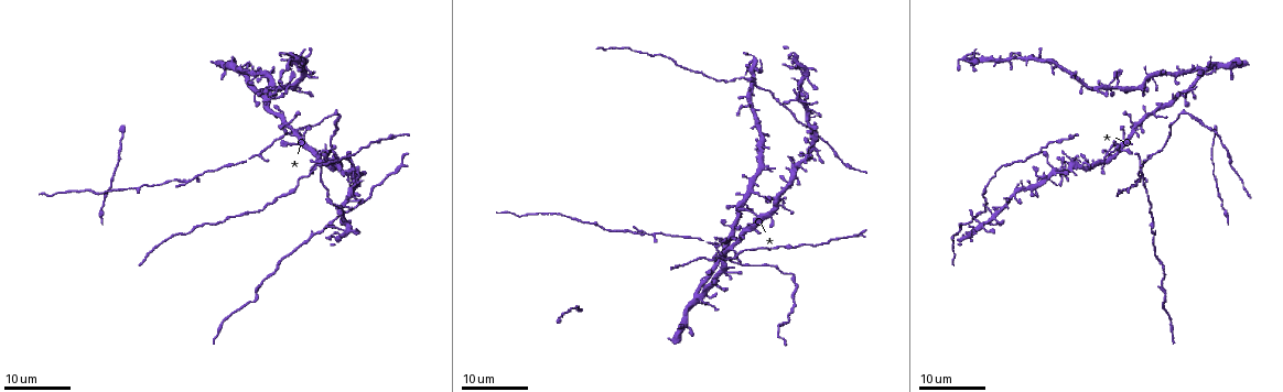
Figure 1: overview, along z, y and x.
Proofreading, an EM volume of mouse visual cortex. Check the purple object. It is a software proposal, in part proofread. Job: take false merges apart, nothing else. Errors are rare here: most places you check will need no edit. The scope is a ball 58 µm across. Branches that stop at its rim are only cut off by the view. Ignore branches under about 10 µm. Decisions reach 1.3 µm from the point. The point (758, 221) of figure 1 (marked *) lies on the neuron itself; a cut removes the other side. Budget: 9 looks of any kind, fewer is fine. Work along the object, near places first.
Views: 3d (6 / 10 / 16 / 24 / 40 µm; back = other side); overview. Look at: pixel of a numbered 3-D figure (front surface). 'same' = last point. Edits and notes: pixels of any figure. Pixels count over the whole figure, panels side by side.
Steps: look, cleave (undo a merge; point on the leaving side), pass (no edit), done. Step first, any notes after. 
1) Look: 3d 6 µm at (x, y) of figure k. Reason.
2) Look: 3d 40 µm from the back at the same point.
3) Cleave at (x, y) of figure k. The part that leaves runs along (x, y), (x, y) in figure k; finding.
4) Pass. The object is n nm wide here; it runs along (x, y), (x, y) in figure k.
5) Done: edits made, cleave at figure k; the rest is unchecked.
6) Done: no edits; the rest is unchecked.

Look: 3d 16 µm at (1109, 152) of figure 1. Four or more arms meet.

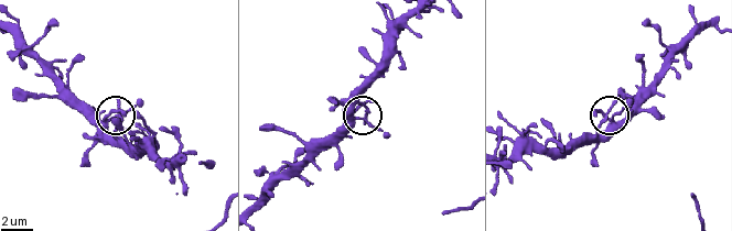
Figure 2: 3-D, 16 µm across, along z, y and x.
Look: 3d 10 µm at (365, 116) of figure 2.

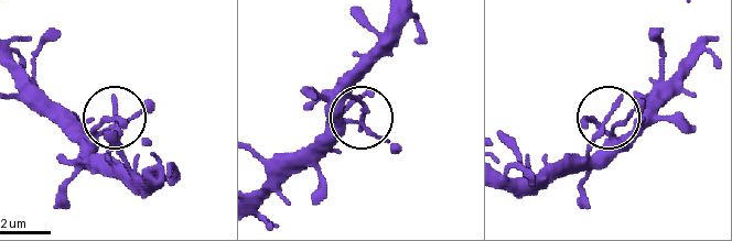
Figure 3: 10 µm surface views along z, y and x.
Pass. The side arm is 50 µm long; it runs along (674, 89), (630, 131), (611, 127), (609, 117), (641, 103) in figure 3; all the same neuron.

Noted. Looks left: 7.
Look: 3d 16 µm at (1156, 115) of figure 1.

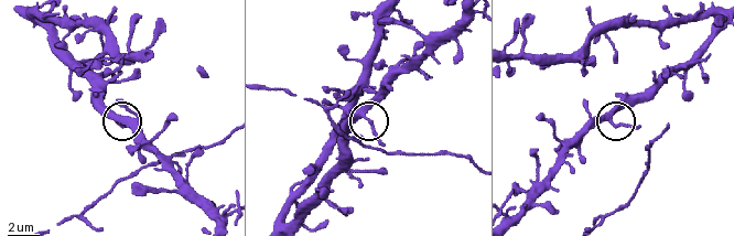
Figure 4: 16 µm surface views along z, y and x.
Look: 3d 6 µm at (365, 116) of figure 4.

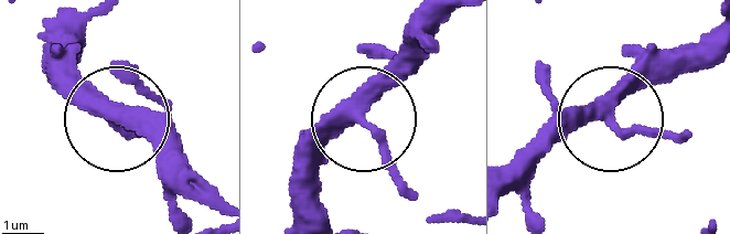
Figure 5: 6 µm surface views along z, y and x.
Pass. The object is 320 nm wide here; continuous, no second neuron.

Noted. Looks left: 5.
Look: 3d 24 µm at (192, 182) of figure 1.

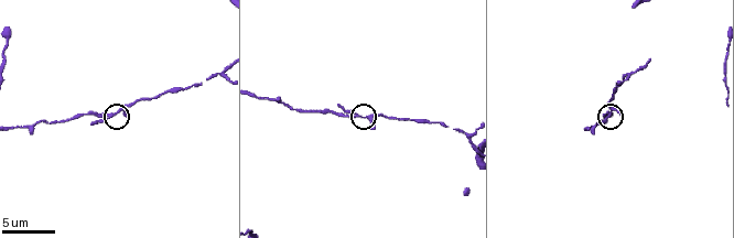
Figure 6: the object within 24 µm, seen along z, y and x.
Look: 3d 10 µm at (114, 114) of figure 6.

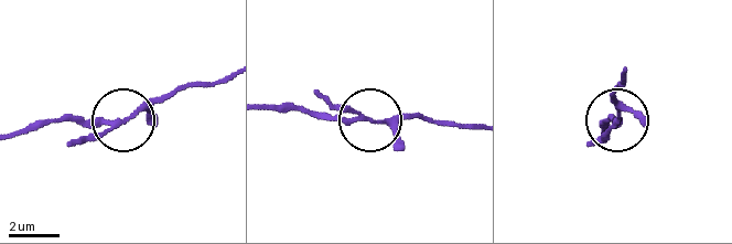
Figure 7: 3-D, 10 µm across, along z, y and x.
Pass. 3 arms meet here; one neuron here.

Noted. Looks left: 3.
Look: 3d 16 µm at (623, 74) of figure 6. Sudden change in width.

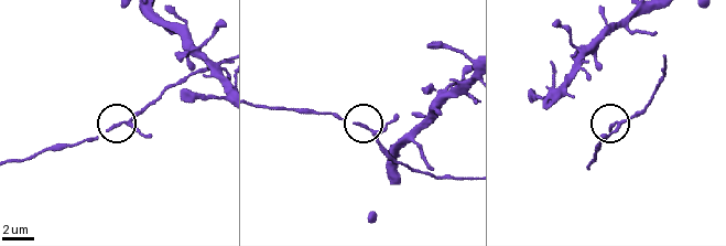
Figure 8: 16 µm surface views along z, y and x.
Pass. All the same neuron.

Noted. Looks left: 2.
Done: no edits; the rest is unchecked.

